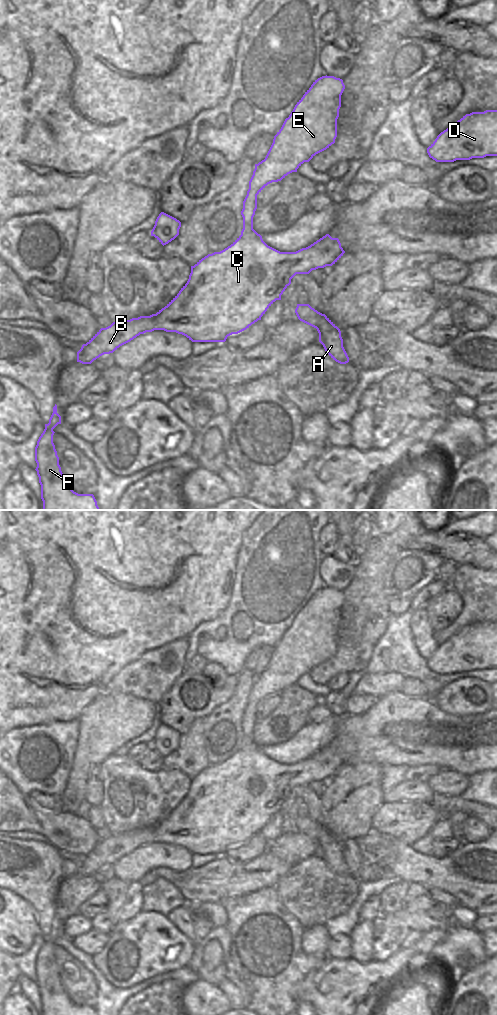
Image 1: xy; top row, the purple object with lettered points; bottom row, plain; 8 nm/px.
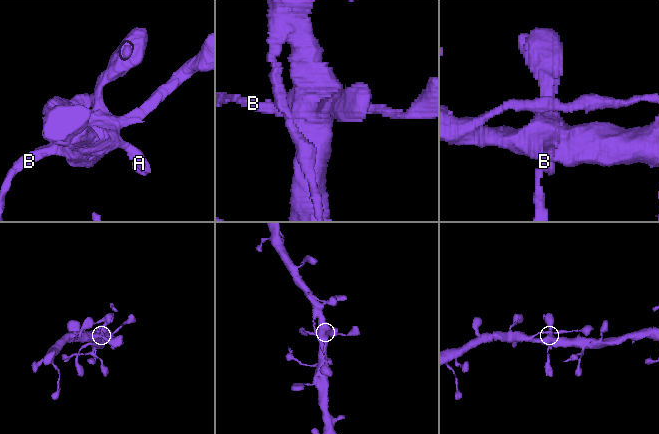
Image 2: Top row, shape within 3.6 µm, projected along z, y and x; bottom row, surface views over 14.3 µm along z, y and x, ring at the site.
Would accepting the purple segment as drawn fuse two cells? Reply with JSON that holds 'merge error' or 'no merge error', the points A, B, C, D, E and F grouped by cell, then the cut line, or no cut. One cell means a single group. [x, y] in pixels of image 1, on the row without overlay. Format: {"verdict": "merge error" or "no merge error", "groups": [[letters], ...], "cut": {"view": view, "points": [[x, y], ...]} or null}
{"verdict": "no merge error", "groups": [["A", "B", "C", "D", "E", "F"]], "cut": null}

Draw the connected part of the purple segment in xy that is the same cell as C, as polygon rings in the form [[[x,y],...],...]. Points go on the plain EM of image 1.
[[[327,587],[318,590],[285,631],[274,648],[265,671],[255,676],[241,723],[241,747],[224,762],[208,766],[191,778],[187,795],[156,826],[113,834],[110,838],[101,840],[77,864],[77,874],[91,876],[140,846],[154,842],[176,844],[192,854],[225,854],[228,848],[238,846],[261,832],[267,821],[276,812],[281,812],[281,807],[296,786],[309,786],[312,782],[332,778],[343,768],[345,763],[339,751],[332,750],[329,746],[296,764],[280,764],[268,758],[253,741],[253,729],[257,721],[257,707],[268,696],[281,693],[288,686],[297,684],[304,674],[309,674],[316,666],[335,655],[344,601],[345,597],[340,590]]]

